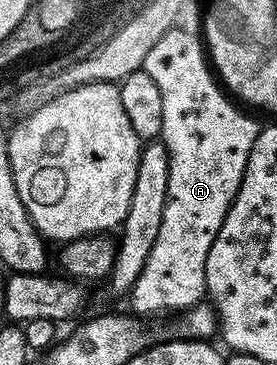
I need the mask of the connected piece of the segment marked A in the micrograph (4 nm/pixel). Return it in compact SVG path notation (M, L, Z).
M173 25L146 54L141 68L153 77L153 81L157 81L157 89L161 89L161 141L167 146L169 157L169 197L165 201L165 217L161 217L161 229L149 253L149 261L145 261L145 269L141 269L141 277L133 285L129 296L130 310L139 317L170 316L204 302L207 293L205 261L237 197L253 141L261 130L260 124L255 124L241 108L230 103L232 100L228 92L217 82L209 66L204 40L196 32L195 35L191 31L182 31L179 25Z

